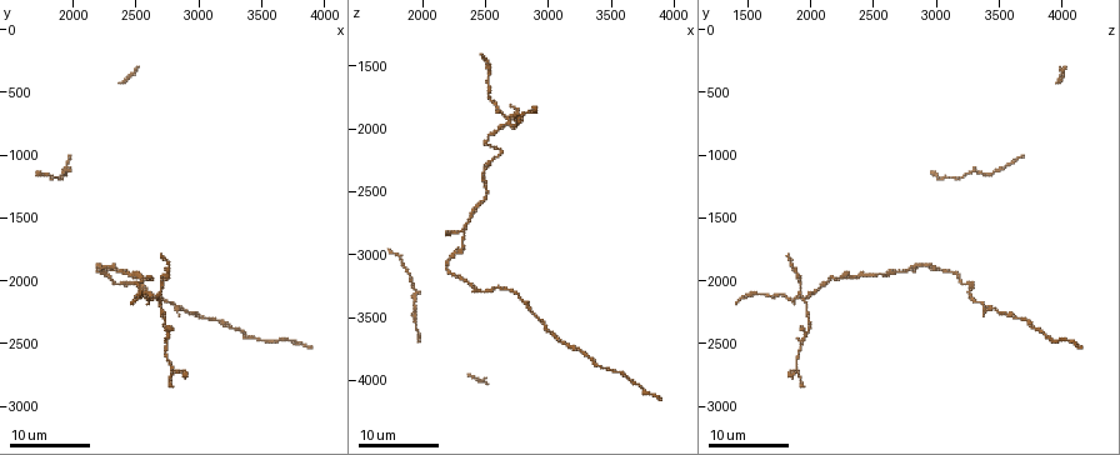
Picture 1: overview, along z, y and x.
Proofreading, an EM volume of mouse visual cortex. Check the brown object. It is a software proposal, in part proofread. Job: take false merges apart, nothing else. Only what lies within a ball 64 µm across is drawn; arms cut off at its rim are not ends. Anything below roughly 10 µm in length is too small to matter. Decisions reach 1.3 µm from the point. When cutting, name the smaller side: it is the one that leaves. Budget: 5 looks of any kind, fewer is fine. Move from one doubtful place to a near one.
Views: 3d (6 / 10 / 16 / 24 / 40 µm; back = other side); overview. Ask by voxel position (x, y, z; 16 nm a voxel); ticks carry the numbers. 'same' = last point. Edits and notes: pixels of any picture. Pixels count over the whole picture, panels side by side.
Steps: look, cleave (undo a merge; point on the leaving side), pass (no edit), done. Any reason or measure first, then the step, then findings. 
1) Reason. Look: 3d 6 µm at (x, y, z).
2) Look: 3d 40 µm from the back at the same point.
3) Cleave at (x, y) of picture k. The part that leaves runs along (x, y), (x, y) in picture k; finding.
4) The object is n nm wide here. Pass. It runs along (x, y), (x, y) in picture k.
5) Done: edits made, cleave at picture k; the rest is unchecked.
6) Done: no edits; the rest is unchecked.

Two arms in line, one across. Look: 3d 16 µm at (2740, 2440, 1960).

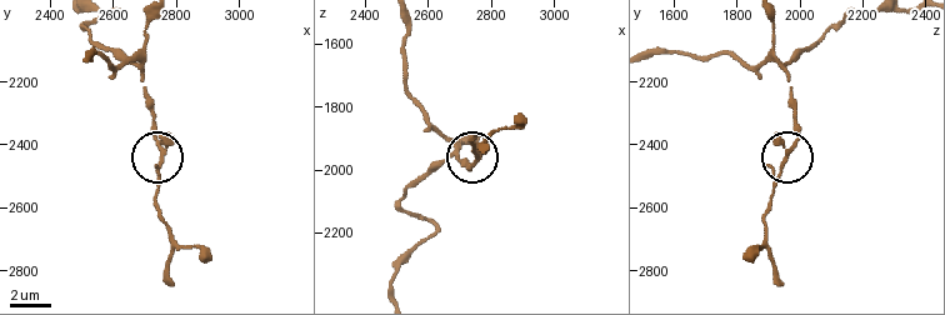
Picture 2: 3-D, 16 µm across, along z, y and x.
Look: 3d 10 µm at (2740, 2460, 1950).

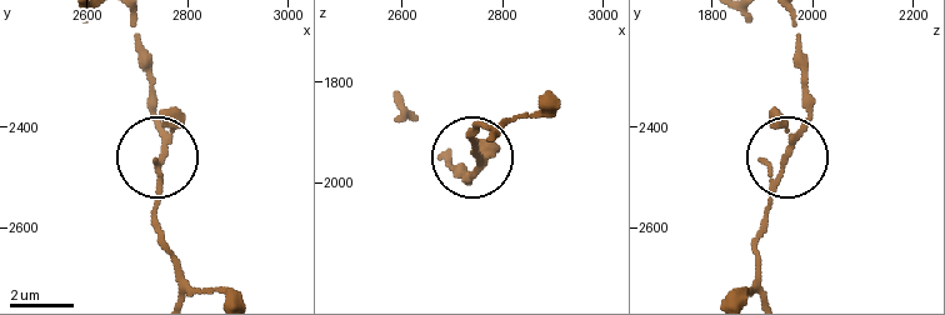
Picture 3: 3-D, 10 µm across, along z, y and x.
3 arms meet here. Pass. It runs along (796, 20), (804, 116), (764, 226) in picture 3; continuous, no second neuron.

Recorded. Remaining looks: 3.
Thick turns thin. Look: 3d 16 µm at (2580, 2000, 2240).

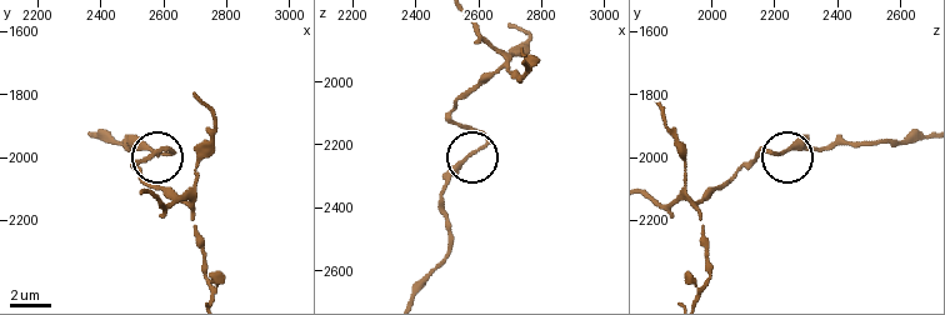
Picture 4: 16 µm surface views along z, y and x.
Zoom in. Look: 3d 6 µm at (2570, 1980, 2240).

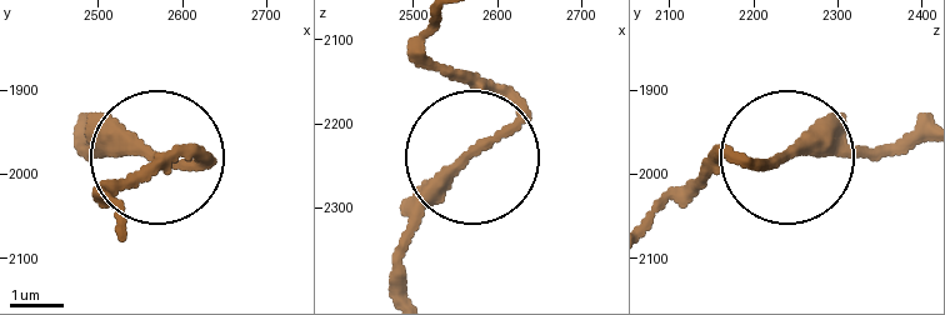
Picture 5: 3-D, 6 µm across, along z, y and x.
Pass. It runs along (921, 139), (711, 166) in picture 5; continuous, no second neuron.

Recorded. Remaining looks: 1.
Done: no edits; the rest is unchecked.

